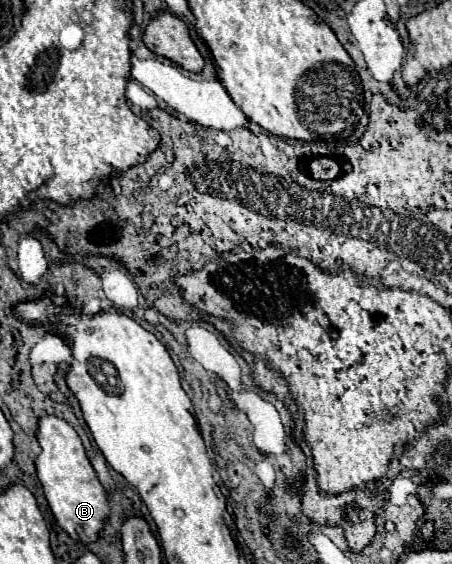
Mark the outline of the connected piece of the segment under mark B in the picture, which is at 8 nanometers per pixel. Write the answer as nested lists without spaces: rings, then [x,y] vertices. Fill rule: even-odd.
[[[43,416],[37,440],[41,446],[41,454],[37,456],[35,466],[55,520],[75,542],[95,542],[109,516],[109,504],[107,492],[97,480],[79,434],[65,420],[57,416]]]

